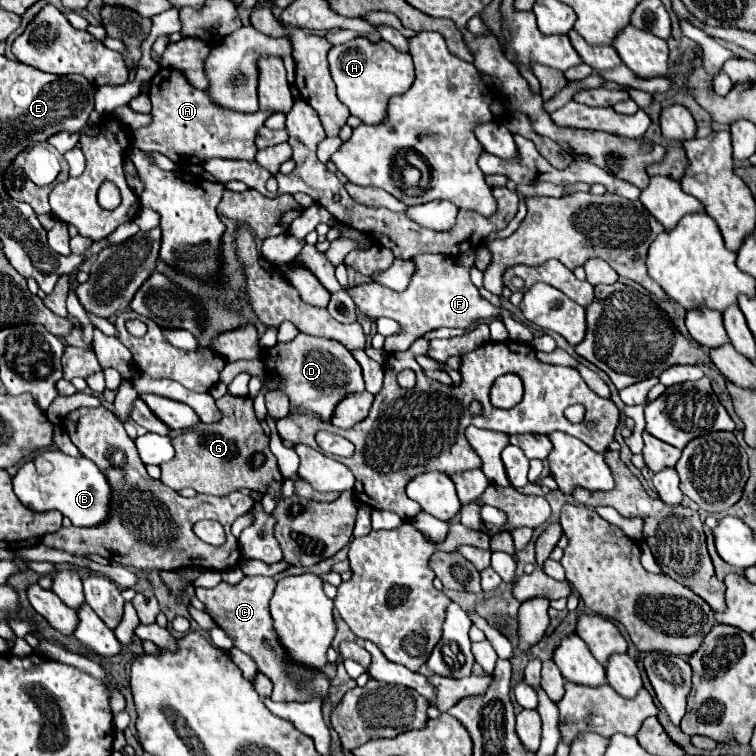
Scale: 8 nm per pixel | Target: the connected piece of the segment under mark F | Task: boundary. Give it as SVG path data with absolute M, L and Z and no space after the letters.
M475 250L463 252L459 264L443 254L417 254L412 261L417 264L417 268L405 292L383 288L377 282L361 284L359 288L349 290L357 308L361 312L369 312L369 318L375 320L375 318L387 316L401 324L403 332L385 339L383 348L386 352L408 350L419 336L441 326L469 328L477 320L497 318L501 314L501 308L495 308L491 302L487 302L469 278L469 270L473 268L473 262L475 262Z

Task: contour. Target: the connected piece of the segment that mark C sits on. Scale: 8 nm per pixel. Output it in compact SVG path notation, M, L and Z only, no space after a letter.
M245 576L237 586L231 586L227 582L219 582L213 588L197 588L197 598L205 604L205 612L213 618L217 626L221 626L225 632L231 632L235 636L235 646L249 654L257 666L259 672L263 672L271 682L273 682L273 702L283 702L283 700L309 700L311 696L327 696L329 690L329 680L323 672L303 672L303 668L295 668L295 664L287 666L287 656L283 656L283 648L279 648L279 642L275 640L275 630L271 628L271 614L269 614L269 600L275 590L275 580L267 576Z

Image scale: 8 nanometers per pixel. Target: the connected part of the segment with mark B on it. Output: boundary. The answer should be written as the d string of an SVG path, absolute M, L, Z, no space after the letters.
M47 450L45 460L53 466L51 472L41 474L33 460L25 462L19 472L13 478L13 492L17 498L35 512L47 512L47 510L59 510L63 516L67 516L73 526L101 526L109 518L109 506L111 506L111 486L97 468L95 462L79 456L71 458L63 454L61 450Z

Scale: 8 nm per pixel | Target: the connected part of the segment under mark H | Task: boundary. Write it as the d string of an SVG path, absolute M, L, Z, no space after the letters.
M357 38L347 44L333 46L329 52L329 64L339 100L353 116L367 124L379 124L387 112L387 100L395 94L407 92L415 80L411 54L395 52L385 40L371 42L367 38Z

